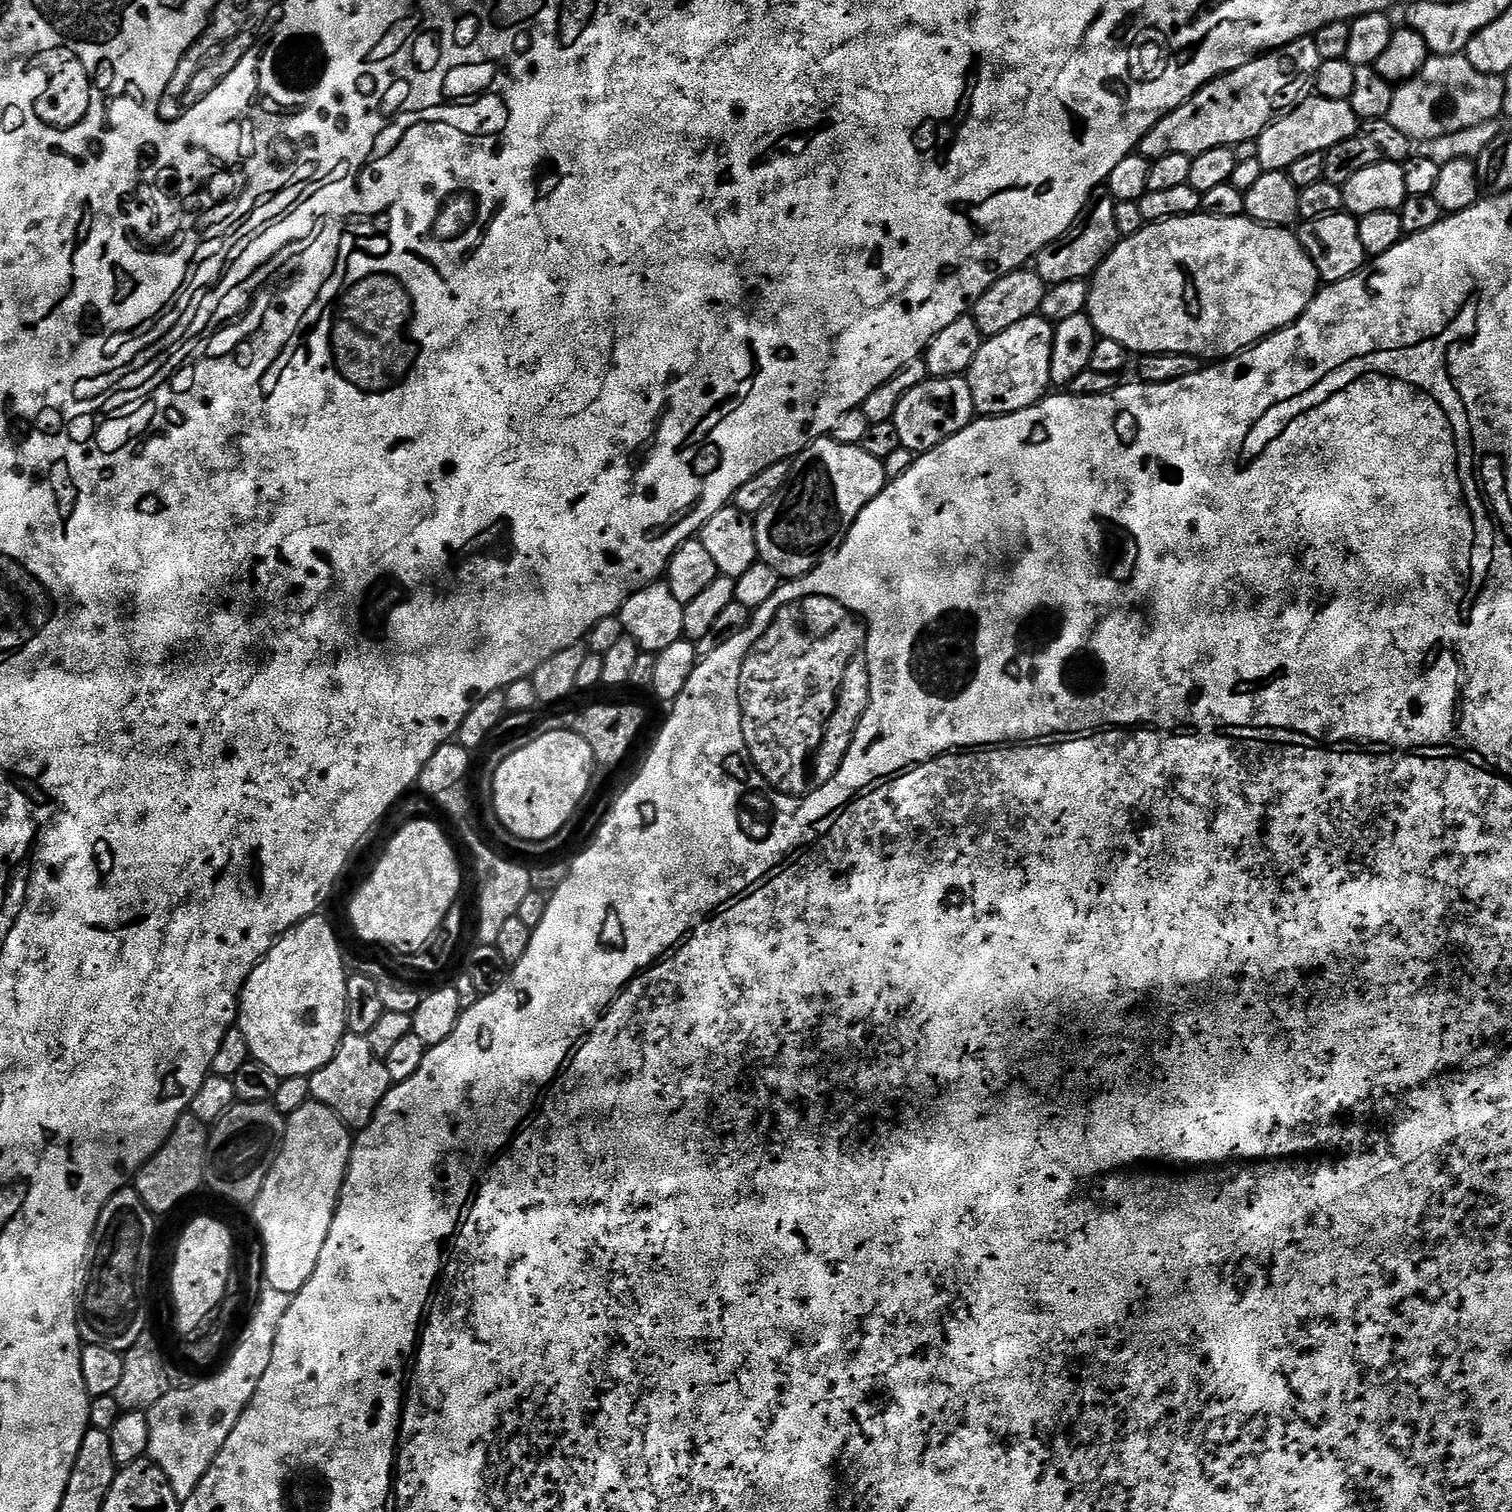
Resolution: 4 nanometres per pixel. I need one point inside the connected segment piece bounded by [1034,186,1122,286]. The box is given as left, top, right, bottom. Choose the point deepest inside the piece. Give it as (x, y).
(1093, 236)

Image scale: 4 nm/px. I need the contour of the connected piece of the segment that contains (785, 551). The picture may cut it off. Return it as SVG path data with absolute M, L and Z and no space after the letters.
M831 438L814 440L791 465L788 484L755 517L760 560L782 578L805 576L825 553L838 551L858 514L886 486L884 461L866 454L859 444L843 444Z

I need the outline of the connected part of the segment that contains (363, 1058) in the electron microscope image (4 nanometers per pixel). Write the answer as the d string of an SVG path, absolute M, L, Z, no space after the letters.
M346 1034L330 1062L308 1077L311 1099L325 1104L336 1113L349 1129L362 1130L376 1116L378 1106L384 1101L384 1095L393 1087L390 1070L386 1070L384 1057L370 1050L367 1036Z

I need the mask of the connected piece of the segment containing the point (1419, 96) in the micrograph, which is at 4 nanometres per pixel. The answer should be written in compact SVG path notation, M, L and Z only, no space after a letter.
M1429 55L1426 66L1413 80L1399 85L1394 91L1394 102L1390 102L1390 110L1386 119L1402 134L1406 134L1413 142L1442 138L1442 134L1458 134L1458 130L1470 130L1470 126L1478 126L1482 122L1497 119L1504 111L1504 81L1498 76L1487 76L1474 66L1470 66L1467 55L1434 56Z

